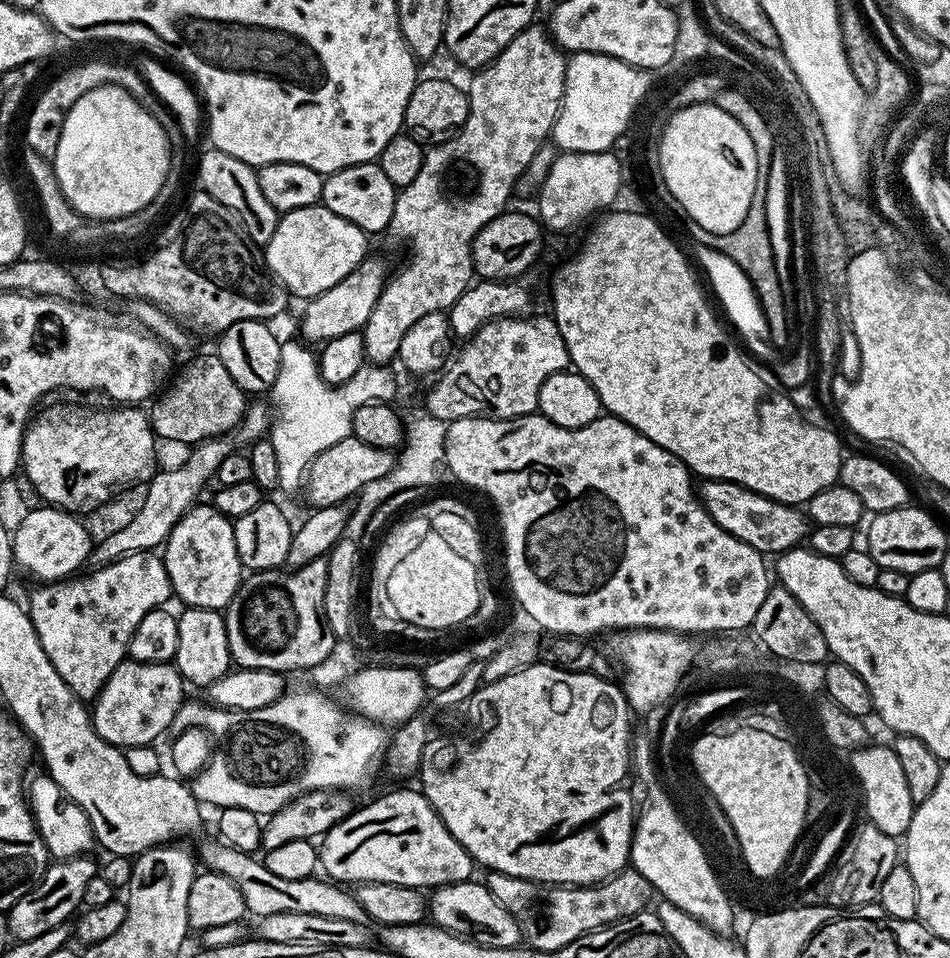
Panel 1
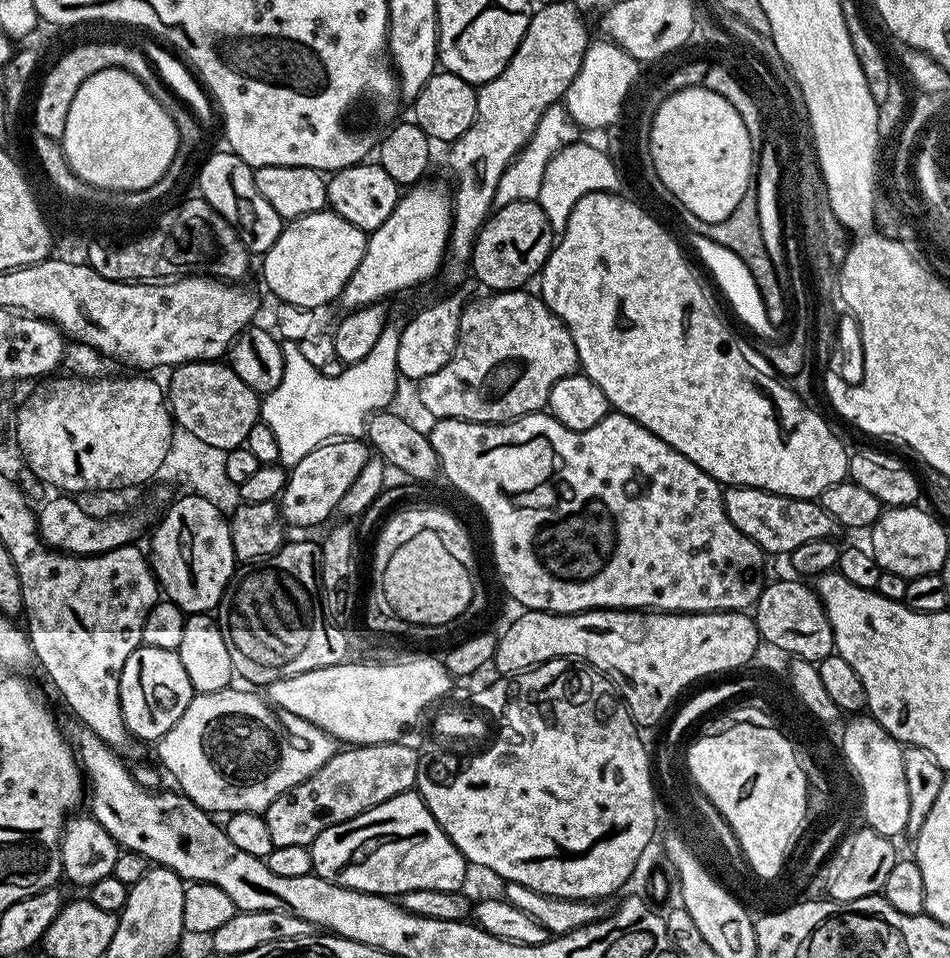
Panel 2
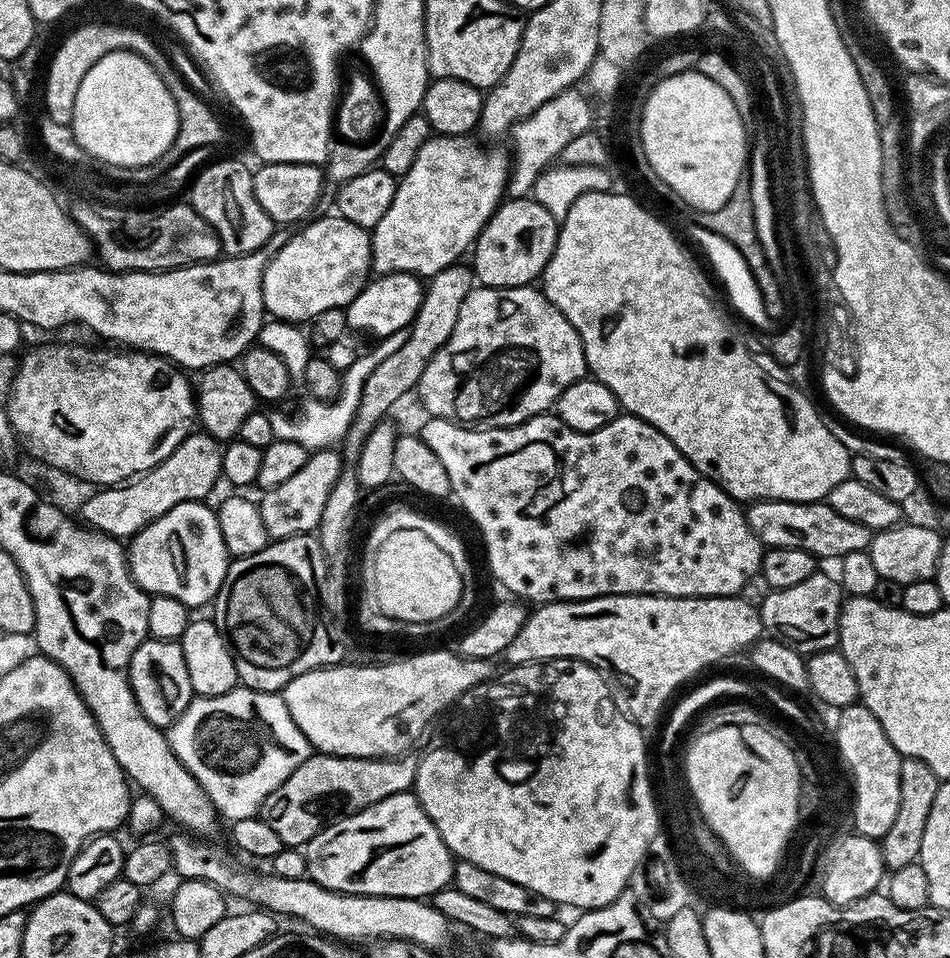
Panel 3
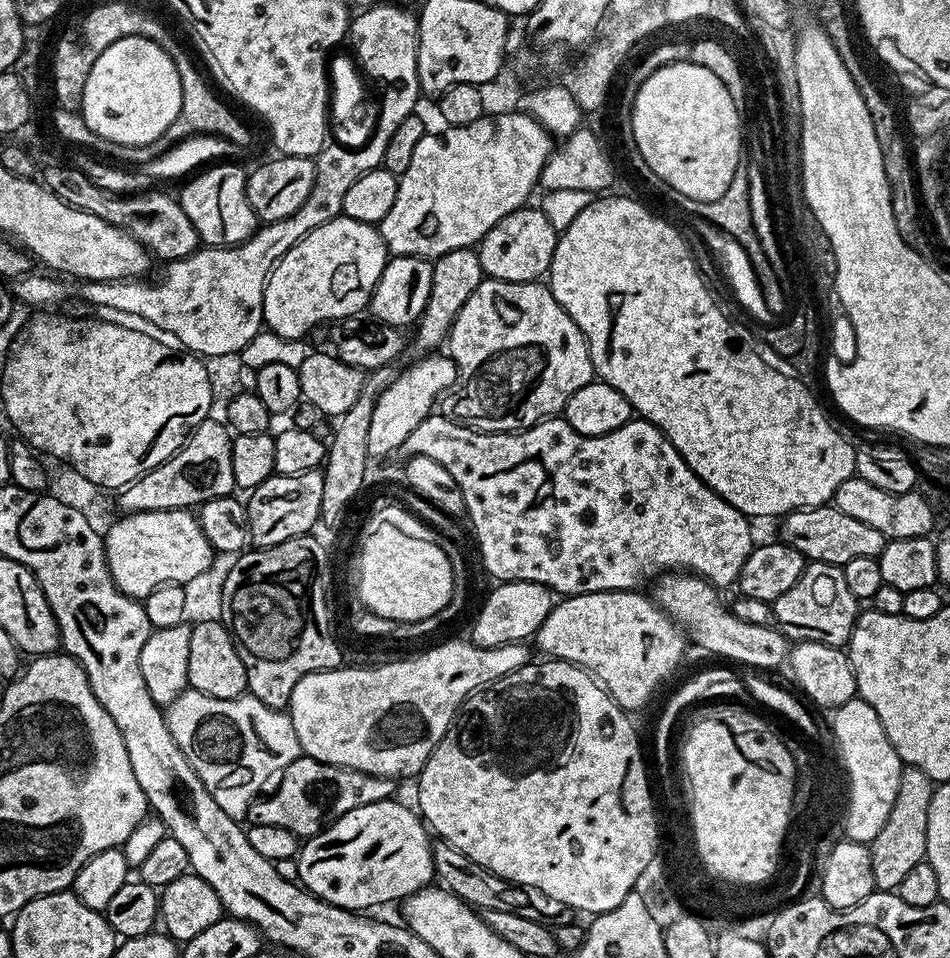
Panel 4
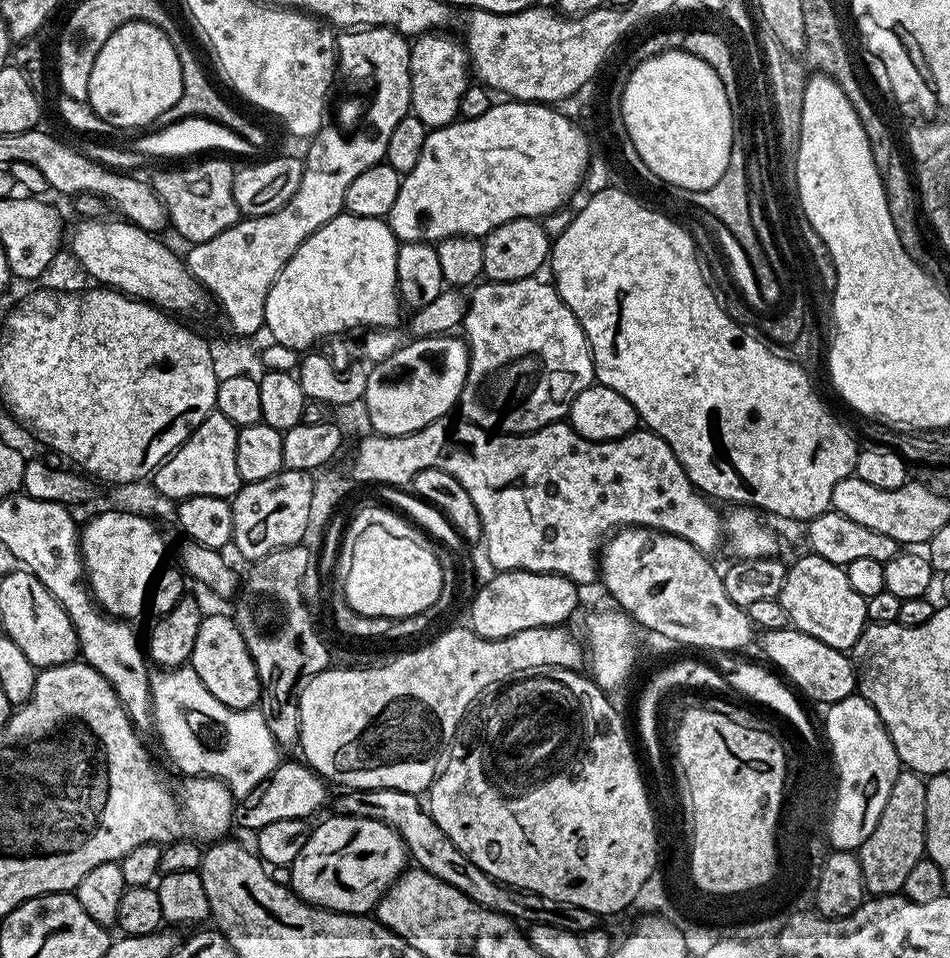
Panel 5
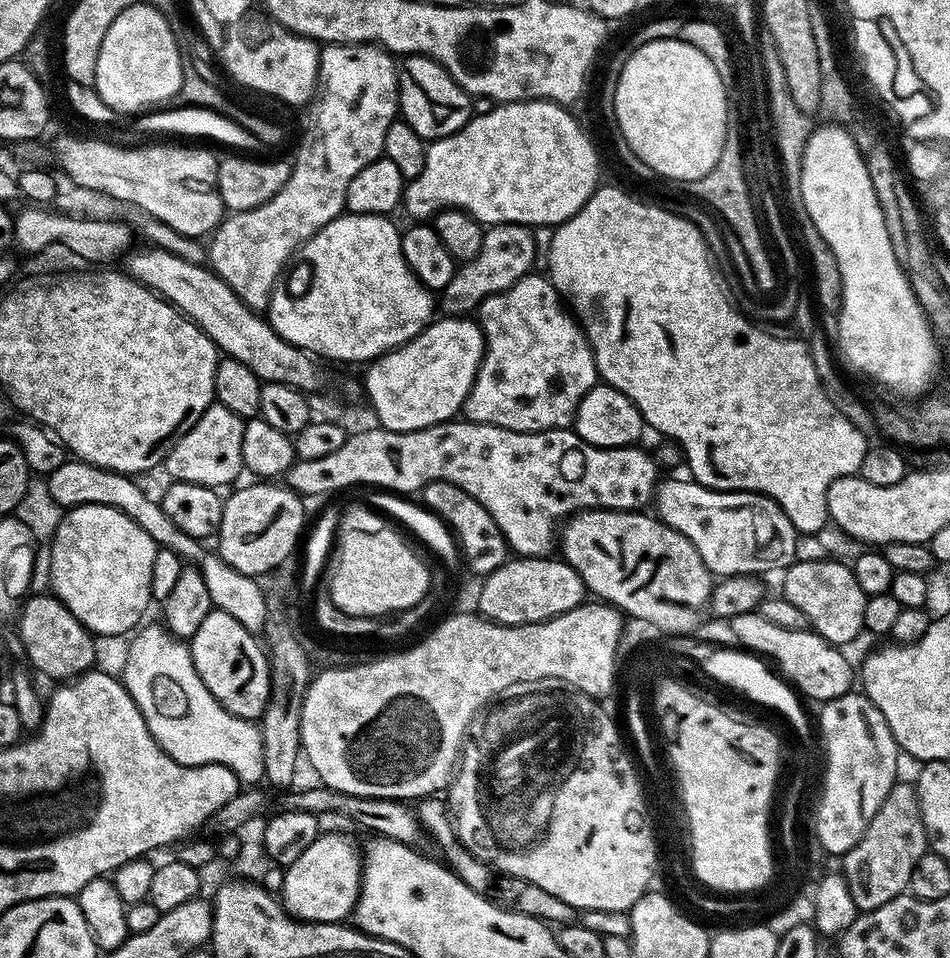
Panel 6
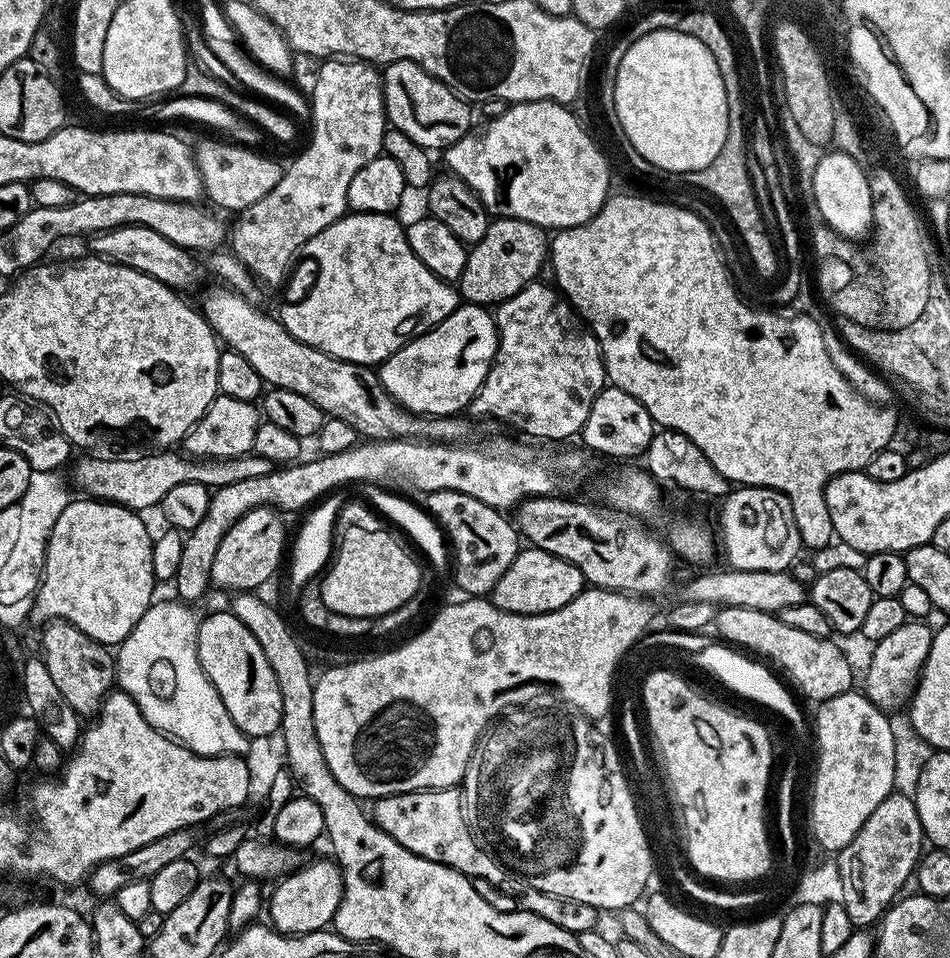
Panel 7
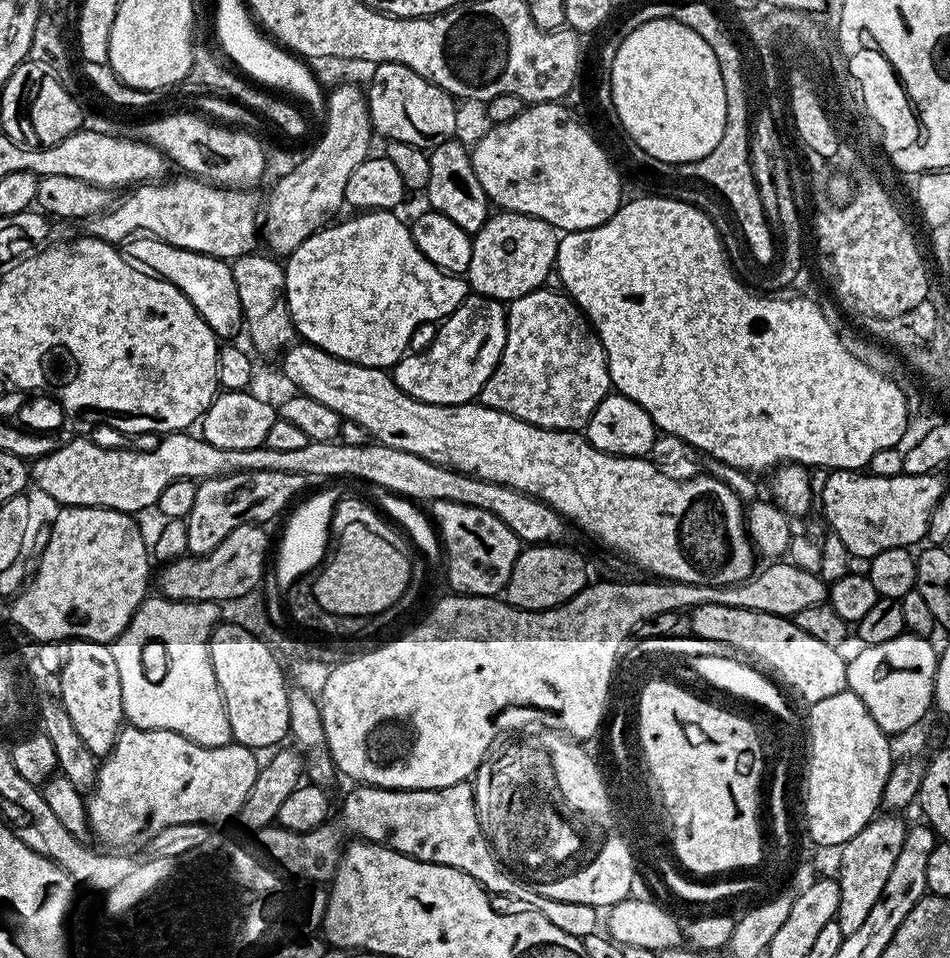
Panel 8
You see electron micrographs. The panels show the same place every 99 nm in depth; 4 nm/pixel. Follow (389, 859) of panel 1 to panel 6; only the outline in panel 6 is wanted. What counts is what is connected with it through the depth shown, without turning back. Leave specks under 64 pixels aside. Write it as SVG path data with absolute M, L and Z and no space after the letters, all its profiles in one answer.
M325 831L302 855L284 868L285 882L279 895L284 908L298 920L339 924L353 915L360 896L362 856L344 836Z

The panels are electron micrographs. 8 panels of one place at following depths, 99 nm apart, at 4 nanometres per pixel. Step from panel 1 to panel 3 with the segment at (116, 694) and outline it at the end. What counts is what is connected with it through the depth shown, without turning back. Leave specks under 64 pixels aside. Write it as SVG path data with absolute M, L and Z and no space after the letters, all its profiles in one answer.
M151 638L144 640L138 650L134 650L127 673L132 693L142 714L146 714L146 718L150 718L150 722L154 722L154 726L159 728L171 728L194 698L190 674L186 670L186 658L182 654L182 646L177 641Z

